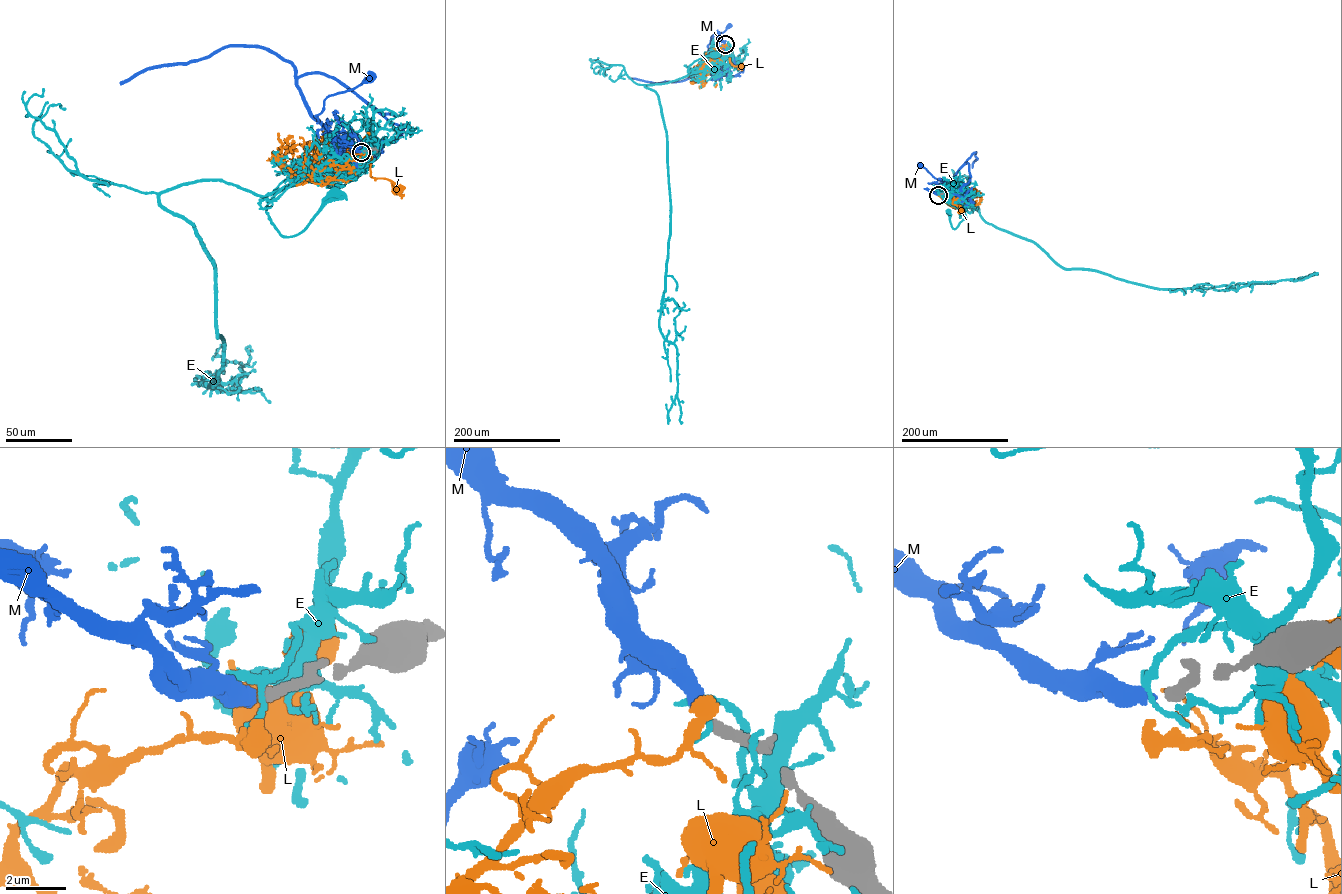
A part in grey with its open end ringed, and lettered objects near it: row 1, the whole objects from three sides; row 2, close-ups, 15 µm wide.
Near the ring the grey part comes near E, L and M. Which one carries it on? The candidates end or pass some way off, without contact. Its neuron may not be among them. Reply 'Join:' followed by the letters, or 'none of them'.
Join: M

